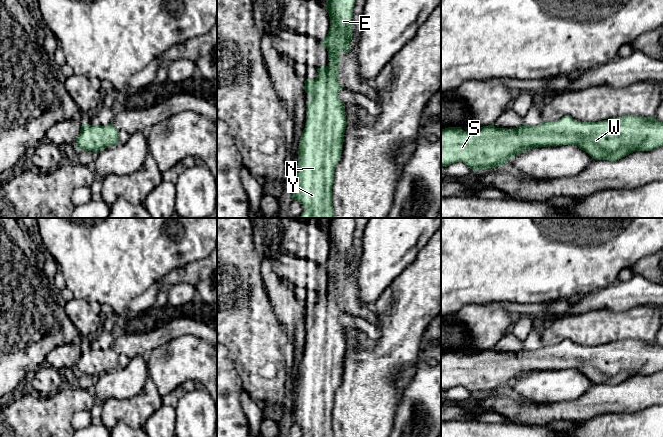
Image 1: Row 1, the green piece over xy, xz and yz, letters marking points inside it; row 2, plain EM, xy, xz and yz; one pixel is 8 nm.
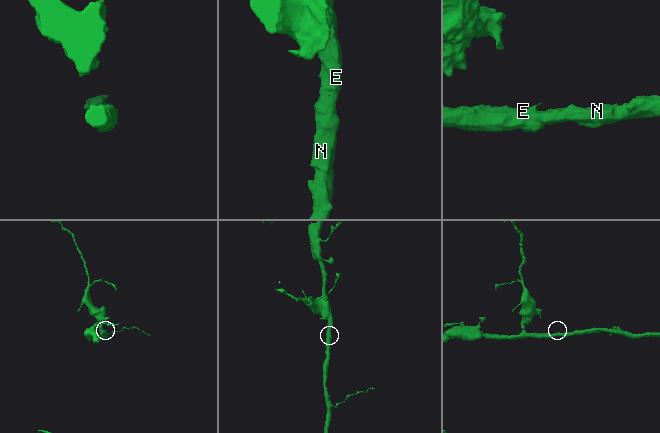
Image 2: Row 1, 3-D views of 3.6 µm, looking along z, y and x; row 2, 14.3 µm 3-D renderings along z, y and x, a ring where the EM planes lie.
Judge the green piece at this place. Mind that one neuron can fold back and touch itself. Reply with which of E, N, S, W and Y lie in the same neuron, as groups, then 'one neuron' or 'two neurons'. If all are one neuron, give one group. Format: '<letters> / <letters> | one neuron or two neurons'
E N S W Y | one neuron

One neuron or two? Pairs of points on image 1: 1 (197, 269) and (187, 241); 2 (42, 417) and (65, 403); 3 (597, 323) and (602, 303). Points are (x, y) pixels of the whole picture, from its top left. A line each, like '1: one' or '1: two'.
1: two
2: one
3: two

